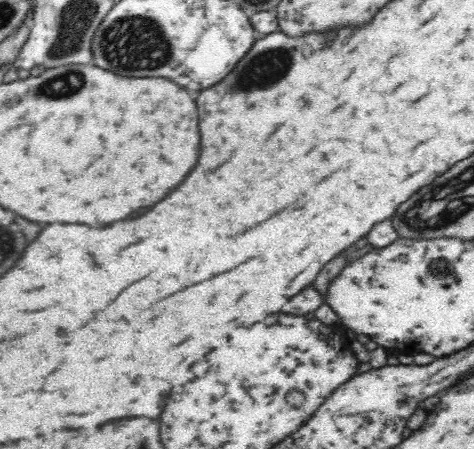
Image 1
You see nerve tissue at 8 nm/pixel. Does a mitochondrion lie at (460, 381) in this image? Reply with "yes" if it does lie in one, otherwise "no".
no

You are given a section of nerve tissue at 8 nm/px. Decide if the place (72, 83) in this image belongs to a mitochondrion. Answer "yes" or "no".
yes

